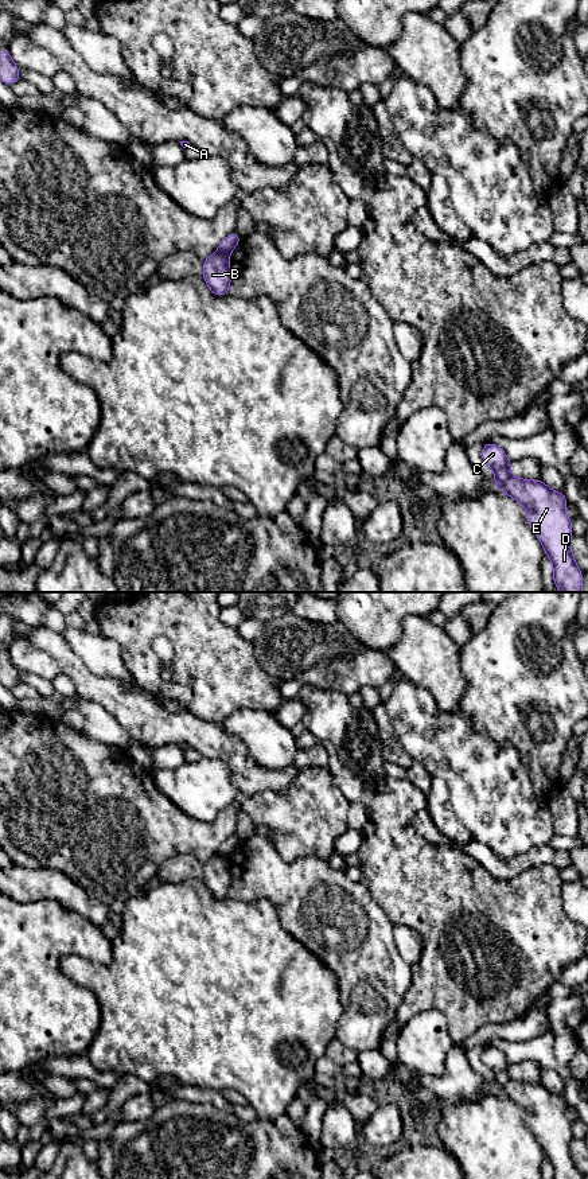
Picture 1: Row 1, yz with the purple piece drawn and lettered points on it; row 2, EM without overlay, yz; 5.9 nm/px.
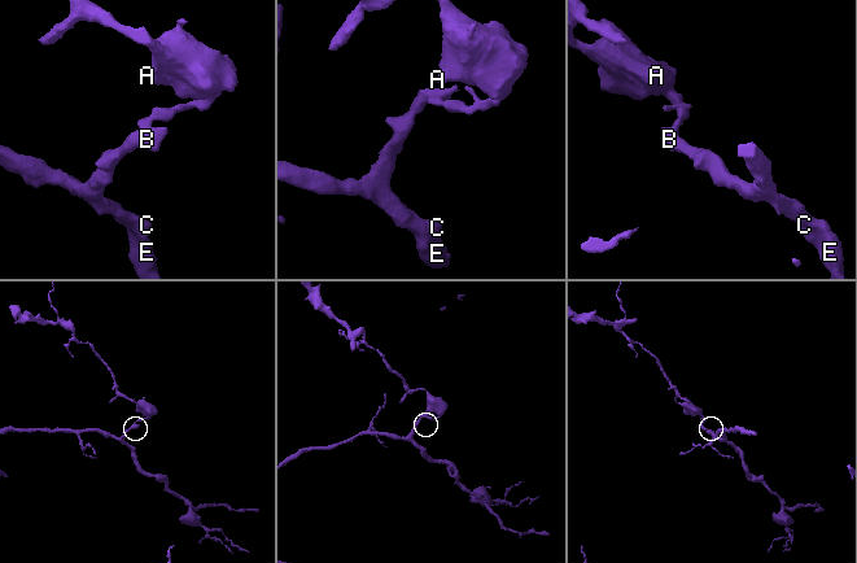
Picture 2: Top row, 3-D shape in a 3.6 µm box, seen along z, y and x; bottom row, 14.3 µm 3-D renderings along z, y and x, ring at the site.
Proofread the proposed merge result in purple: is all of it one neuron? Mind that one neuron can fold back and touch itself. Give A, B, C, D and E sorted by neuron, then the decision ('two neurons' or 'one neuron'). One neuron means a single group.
A / B C D E; two neurons

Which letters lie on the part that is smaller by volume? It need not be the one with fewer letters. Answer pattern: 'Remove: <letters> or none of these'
Remove: A

